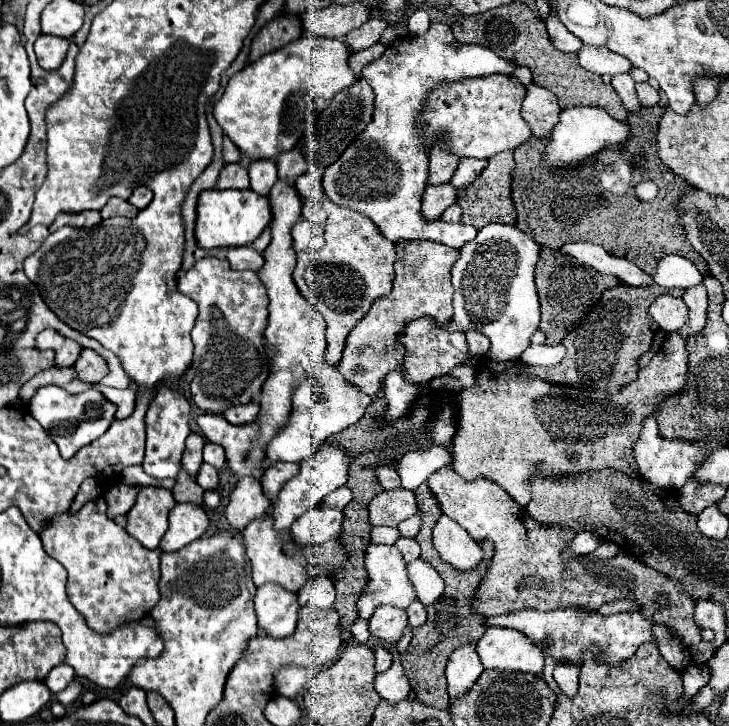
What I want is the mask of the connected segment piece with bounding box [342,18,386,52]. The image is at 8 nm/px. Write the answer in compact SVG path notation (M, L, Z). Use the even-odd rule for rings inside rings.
M370 18L364 26L348 32L342 40L350 48L350 52L358 52L358 50L364 50L364 48L376 44L380 40L380 34L384 32L384 28L386 28L386 22L384 20Z

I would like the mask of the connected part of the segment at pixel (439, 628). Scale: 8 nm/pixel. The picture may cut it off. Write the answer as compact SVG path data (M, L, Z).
M426 484L418 486L416 488L416 496L418 496L418 504L420 504L420 510L424 512L422 516L422 528L416 536L416 542L420 544L422 548L422 554L420 558L428 560L438 572L440 576L444 578L446 582L446 590L442 594L442 598L438 602L434 602L432 606L428 606L428 620L424 622L424 626L420 628L414 628L414 636L412 636L412 642L410 642L410 648L408 652L402 656L402 666L406 670L406 676L410 680L410 686L416 694L416 700L426 704L426 706L432 706L432 708L438 708L438 710L446 710L450 706L450 698L446 694L446 676L444 676L444 668L446 668L446 662L450 658L450 652L454 652L456 648L464 646L464 644L472 644L476 642L486 626L484 626L484 616L472 612L470 608L470 600L474 596L474 590L478 586L478 582L482 580L484 572L486 572L486 566L488 562L492 560L492 542L490 544L482 544L482 552L484 552L484 558L482 562L472 568L472 570L456 570L452 568L448 562L440 560L436 550L432 548L432 528L436 524L436 520L442 516L442 510L438 506L438 500L432 496L432 492L428 490Z

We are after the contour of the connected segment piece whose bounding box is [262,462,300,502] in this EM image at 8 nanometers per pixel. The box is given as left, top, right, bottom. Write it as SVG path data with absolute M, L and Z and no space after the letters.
M274 462L274 464L264 472L264 478L262 478L264 492L270 496L272 502L276 500L276 494L278 494L278 490L282 488L282 484L284 484L286 480L290 480L292 476L296 476L298 470L300 470L300 464L298 464L298 462Z

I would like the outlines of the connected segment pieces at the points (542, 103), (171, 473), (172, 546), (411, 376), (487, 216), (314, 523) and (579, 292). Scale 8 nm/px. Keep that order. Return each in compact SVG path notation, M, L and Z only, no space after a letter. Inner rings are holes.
M534 82L528 84L526 90L528 92L522 102L522 118L530 126L532 136L542 140L552 132L552 128L558 122L558 116L560 116L558 98L550 90Z
M160 386L150 408L146 412L146 456L144 456L144 472L156 480L176 478L180 472L180 458L184 452L184 440L190 434L190 404L178 392Z
M176 504L170 512L170 526L160 540L162 552L176 552L196 538L200 538L208 528L208 516L202 506L196 504Z
M430 316L410 320L398 334L398 342L404 346L404 362L400 364L400 370L404 380L410 384L428 384L432 378L450 374L456 366L468 362L468 344L464 332L450 332L446 326L436 324L436 320Z
M514 150L498 152L480 172L480 176L458 192L458 206L462 208L462 222L472 224L476 230L484 228L486 224L500 222L500 224L514 224L516 222L516 208L512 202L512 180L514 180Z
M316 506L300 516L290 534L302 546L320 546L330 540L336 540L342 530L342 510L332 510L324 506Z
M542 248L536 264L536 286L542 308L540 330L546 334L546 344L558 344L592 310L604 290L620 284L622 282L612 274L602 274L596 268L584 268L576 264L572 256L566 256L560 250Z

